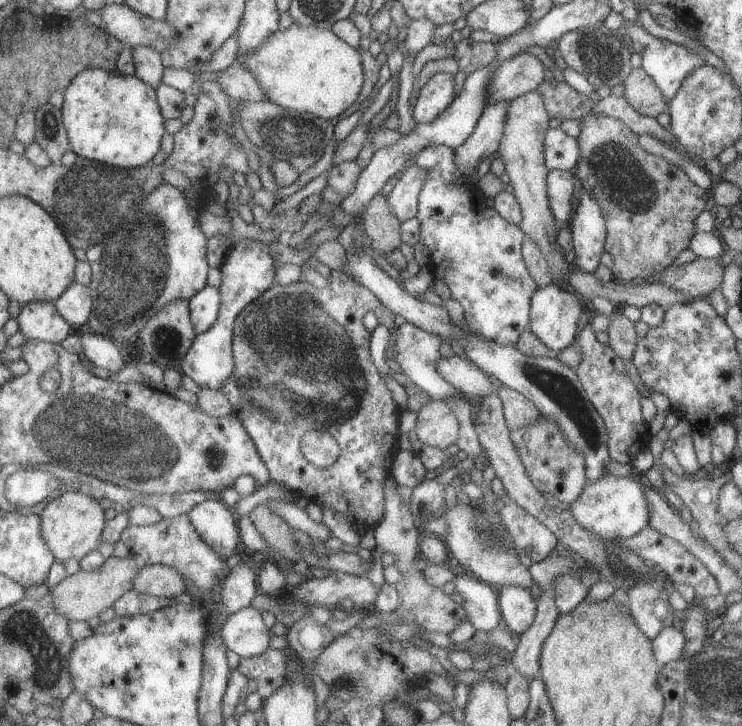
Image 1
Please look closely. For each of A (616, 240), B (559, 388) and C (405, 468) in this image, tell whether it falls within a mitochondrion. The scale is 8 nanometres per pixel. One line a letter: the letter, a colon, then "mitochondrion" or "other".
A: other
B: mitochondrion
C: other

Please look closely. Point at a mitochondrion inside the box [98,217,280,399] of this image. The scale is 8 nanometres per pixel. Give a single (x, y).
(165, 338)

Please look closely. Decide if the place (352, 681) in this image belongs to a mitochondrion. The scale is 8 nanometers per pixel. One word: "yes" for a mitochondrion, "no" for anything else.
yes

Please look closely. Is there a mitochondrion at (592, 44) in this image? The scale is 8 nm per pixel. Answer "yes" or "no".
yes

